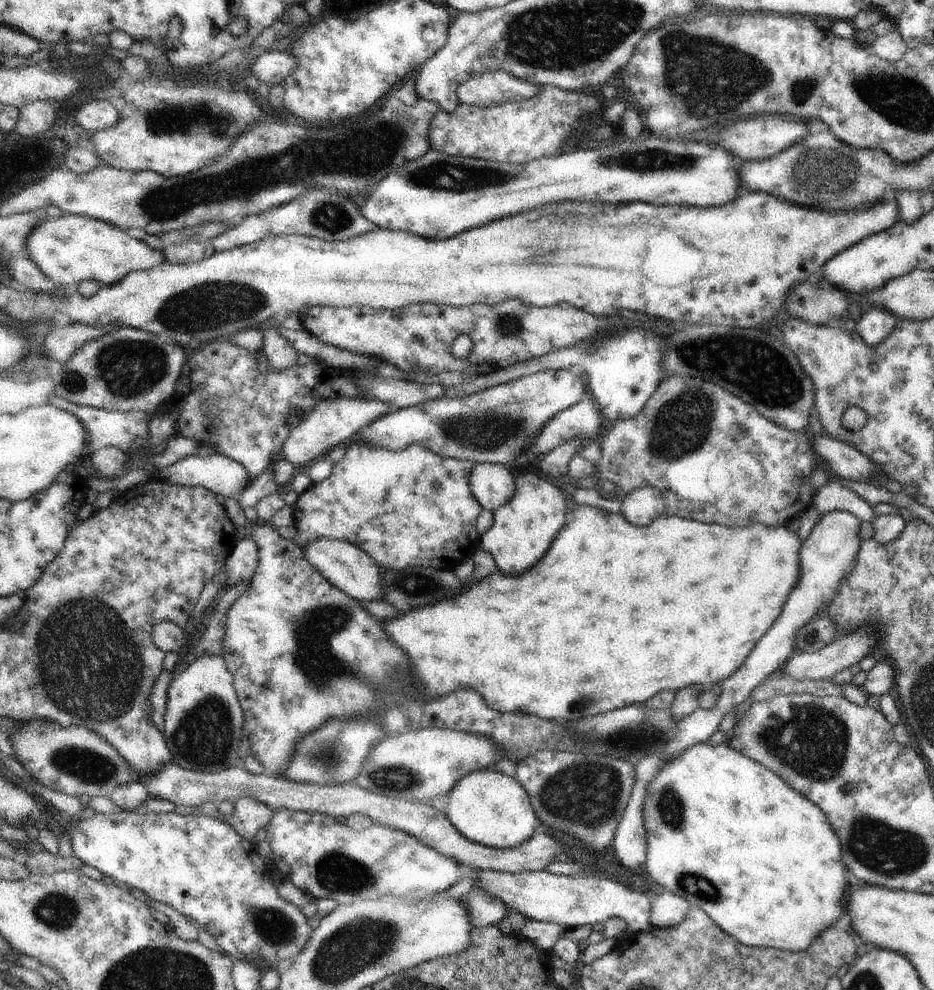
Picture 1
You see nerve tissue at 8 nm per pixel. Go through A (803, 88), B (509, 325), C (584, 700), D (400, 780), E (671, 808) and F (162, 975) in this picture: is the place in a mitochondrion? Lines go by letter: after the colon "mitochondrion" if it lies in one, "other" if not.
A: mitochondrion
B: mitochondrion
C: mitochondrion
D: mitochondrion
E: mitochondrion
F: mitochondrion

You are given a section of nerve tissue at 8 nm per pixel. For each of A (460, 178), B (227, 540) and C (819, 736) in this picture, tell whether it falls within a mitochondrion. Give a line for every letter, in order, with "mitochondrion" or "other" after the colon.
A: mitochondrion
B: other
C: mitochondrion

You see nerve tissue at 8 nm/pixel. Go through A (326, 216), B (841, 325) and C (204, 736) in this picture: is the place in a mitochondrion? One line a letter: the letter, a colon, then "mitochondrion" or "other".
A: mitochondrion
B: other
C: mitochondrion

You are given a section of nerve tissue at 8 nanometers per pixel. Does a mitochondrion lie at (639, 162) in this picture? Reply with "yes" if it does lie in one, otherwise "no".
yes

